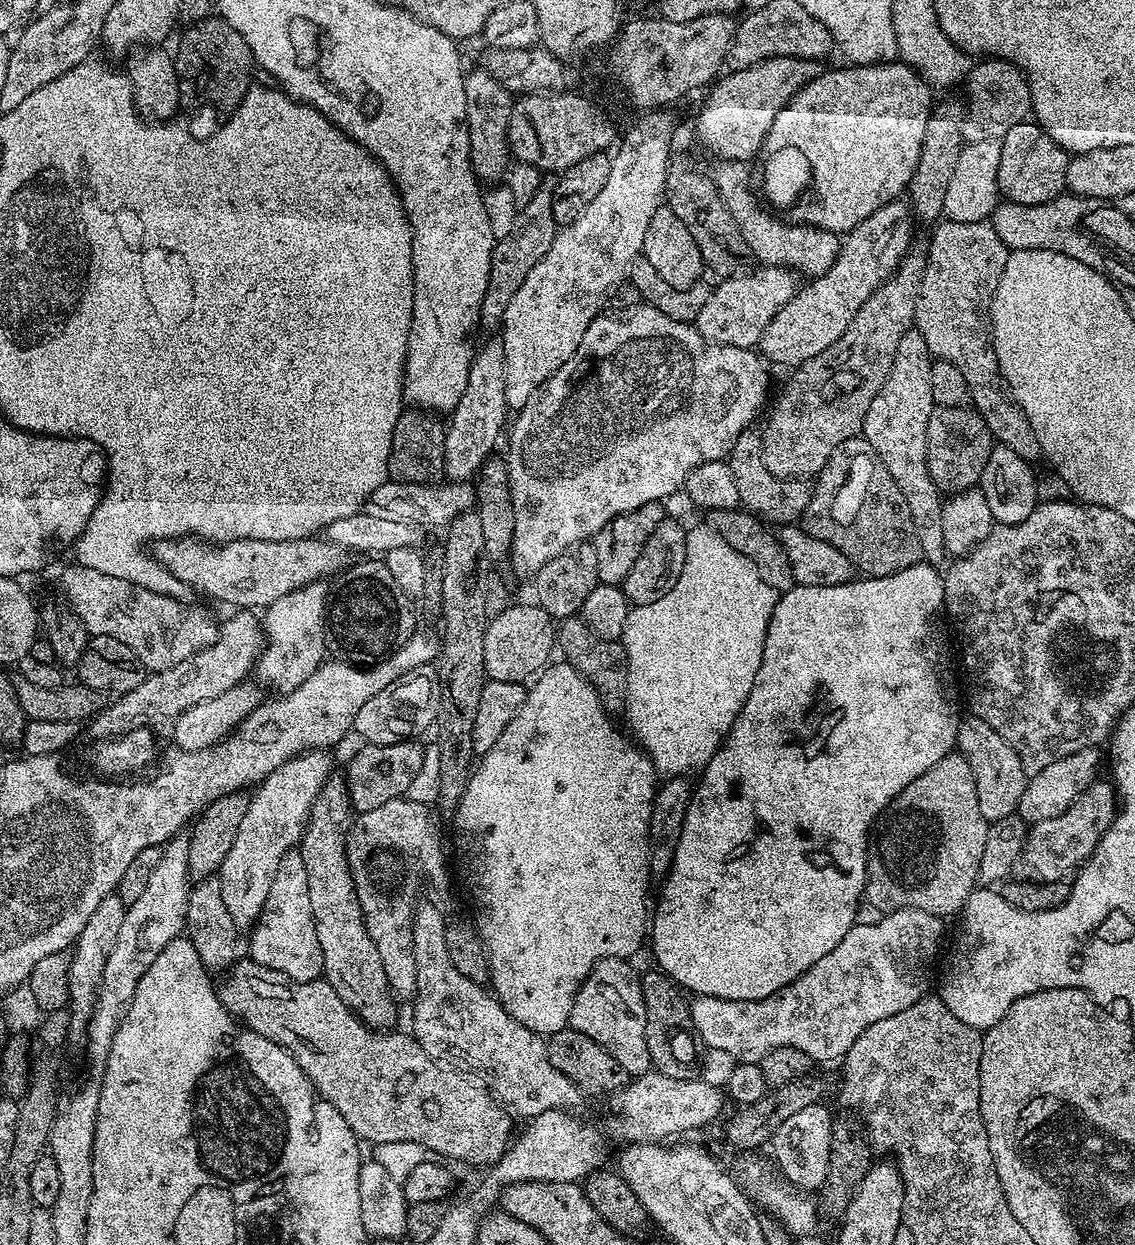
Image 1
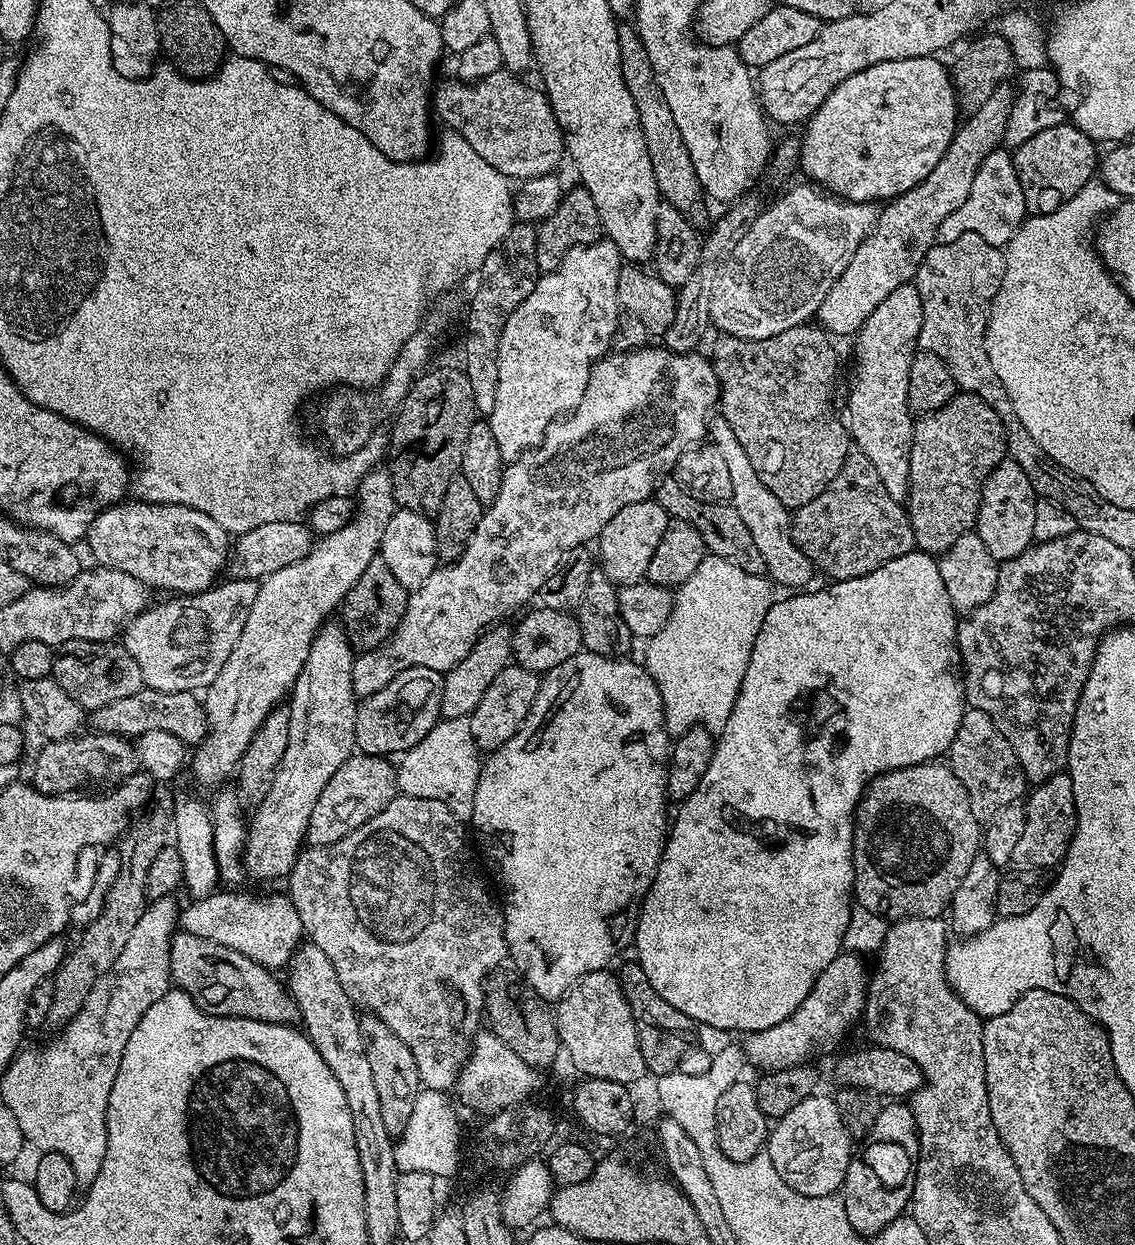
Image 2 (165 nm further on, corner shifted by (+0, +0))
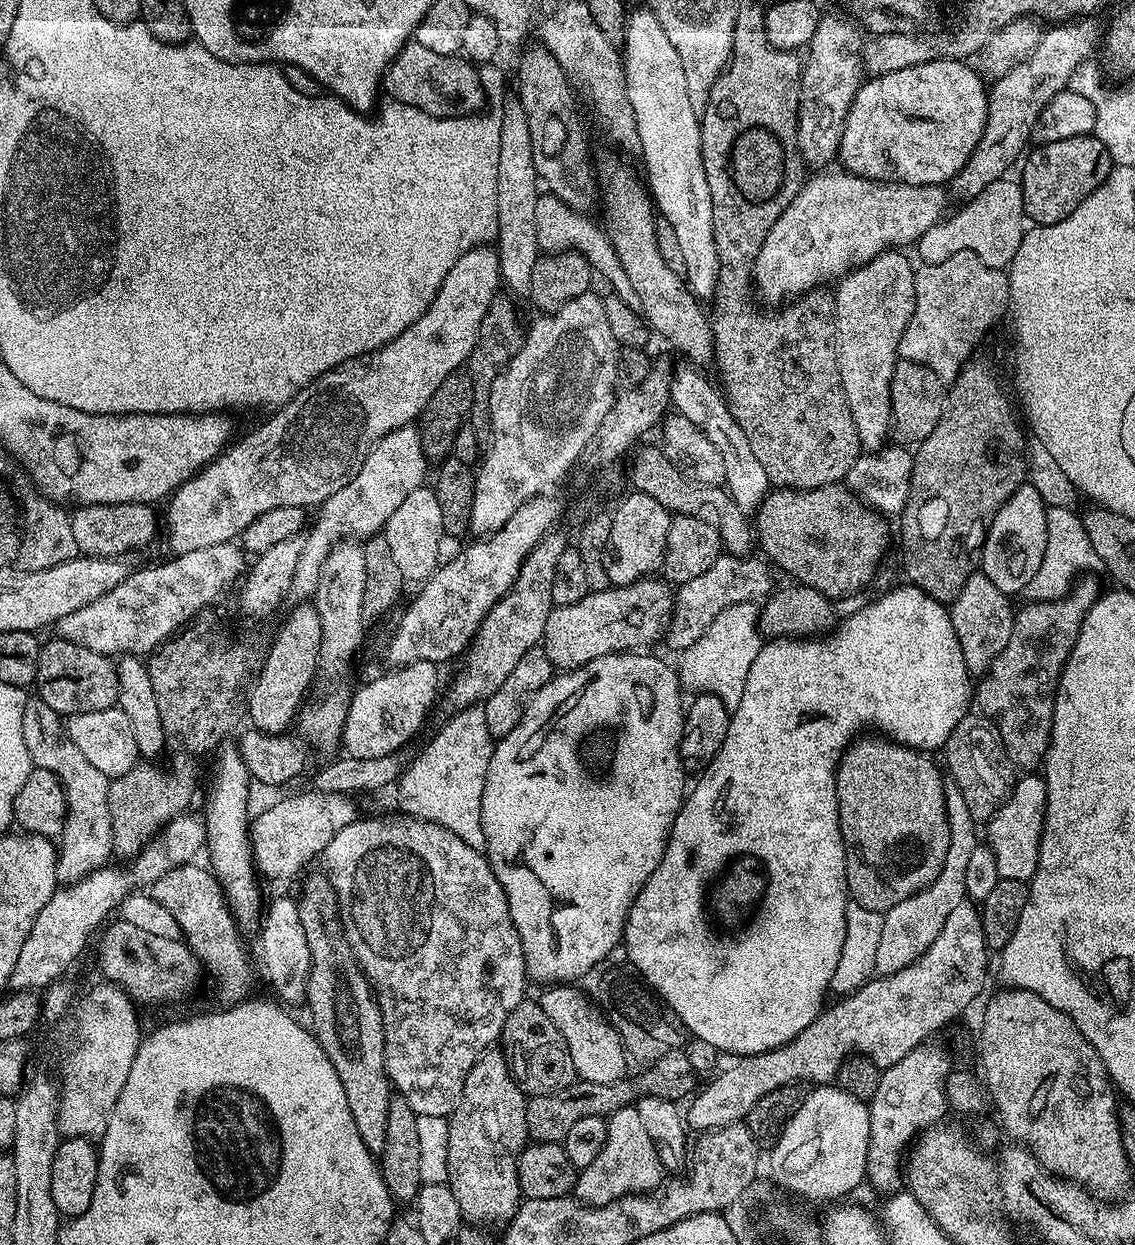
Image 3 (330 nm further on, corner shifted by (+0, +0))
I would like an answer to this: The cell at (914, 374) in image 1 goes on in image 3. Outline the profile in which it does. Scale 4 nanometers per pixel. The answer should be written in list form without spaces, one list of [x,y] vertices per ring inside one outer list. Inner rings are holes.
[[[885,250],[870,262],[853,268],[840,277],[834,288],[836,302],[836,357],[840,367],[842,390],[854,418],[861,445],[869,453],[879,452],[890,440],[892,407],[890,406],[890,382],[898,363],[900,339],[916,309],[916,272],[900,250]]]

